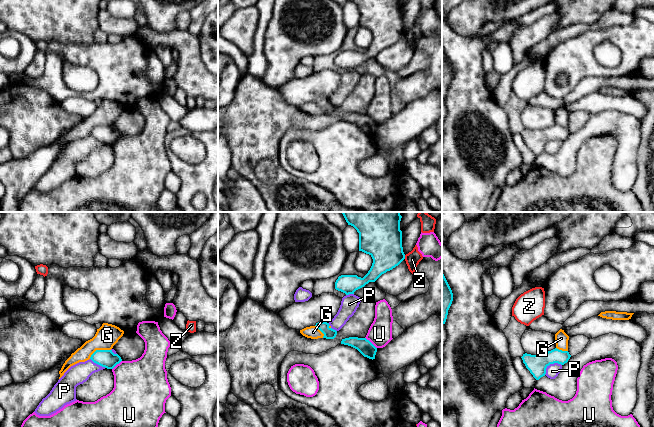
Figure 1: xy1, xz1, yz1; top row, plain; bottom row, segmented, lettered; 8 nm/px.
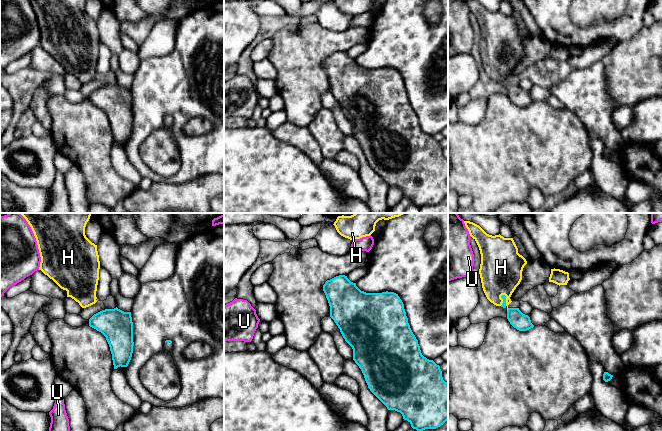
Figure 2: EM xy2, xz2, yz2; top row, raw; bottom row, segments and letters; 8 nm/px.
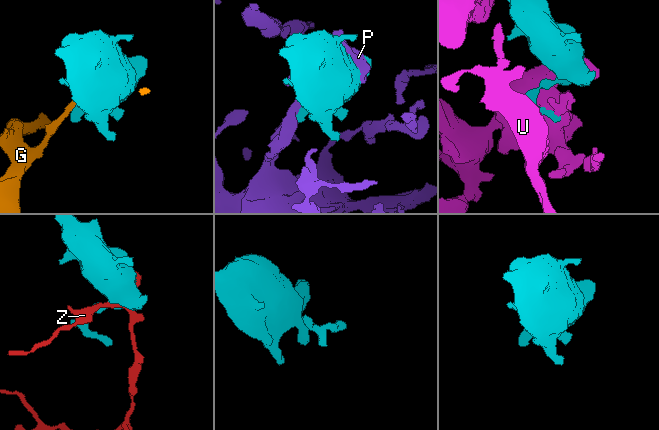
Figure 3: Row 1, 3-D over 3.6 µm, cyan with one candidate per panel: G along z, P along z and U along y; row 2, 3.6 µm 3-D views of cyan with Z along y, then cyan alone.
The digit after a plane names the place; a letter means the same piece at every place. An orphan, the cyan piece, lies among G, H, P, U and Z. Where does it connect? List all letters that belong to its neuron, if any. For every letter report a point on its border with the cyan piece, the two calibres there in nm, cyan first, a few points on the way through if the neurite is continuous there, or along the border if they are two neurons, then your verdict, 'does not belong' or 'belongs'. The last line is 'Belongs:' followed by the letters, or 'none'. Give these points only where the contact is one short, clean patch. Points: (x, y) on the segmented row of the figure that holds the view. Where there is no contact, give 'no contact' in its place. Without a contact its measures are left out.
G: contact xy1 (99, 350); calibres 140 and 180 nm; border xy1 (110, 349), (97, 349), (89, 358); does not belong
H: contact yz2 (502, 298); calibres 40 and 340 nm; way yz2 (503, 297), (502, 298), (501, 267); belongs
P: contact yz1 (550, 363); calibres 160 and 110 nm; does not belong
U: contact xz1 (371, 343); calibres 120 and 190 nm; does not belong
Z: contact xz1 (404, 257); calibres 320 and 120 nm; does not belong
Belongs: H

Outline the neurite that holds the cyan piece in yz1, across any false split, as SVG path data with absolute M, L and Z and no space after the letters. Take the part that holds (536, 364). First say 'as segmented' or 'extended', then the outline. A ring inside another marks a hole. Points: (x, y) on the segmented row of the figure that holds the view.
as segmented; M555 348L539 355L525 353L521 358L533 377L539 380L541 377L545 376L546 368L550 364L558 363L564 365L568 362L570 357L571 355L568 351L562 351Z

